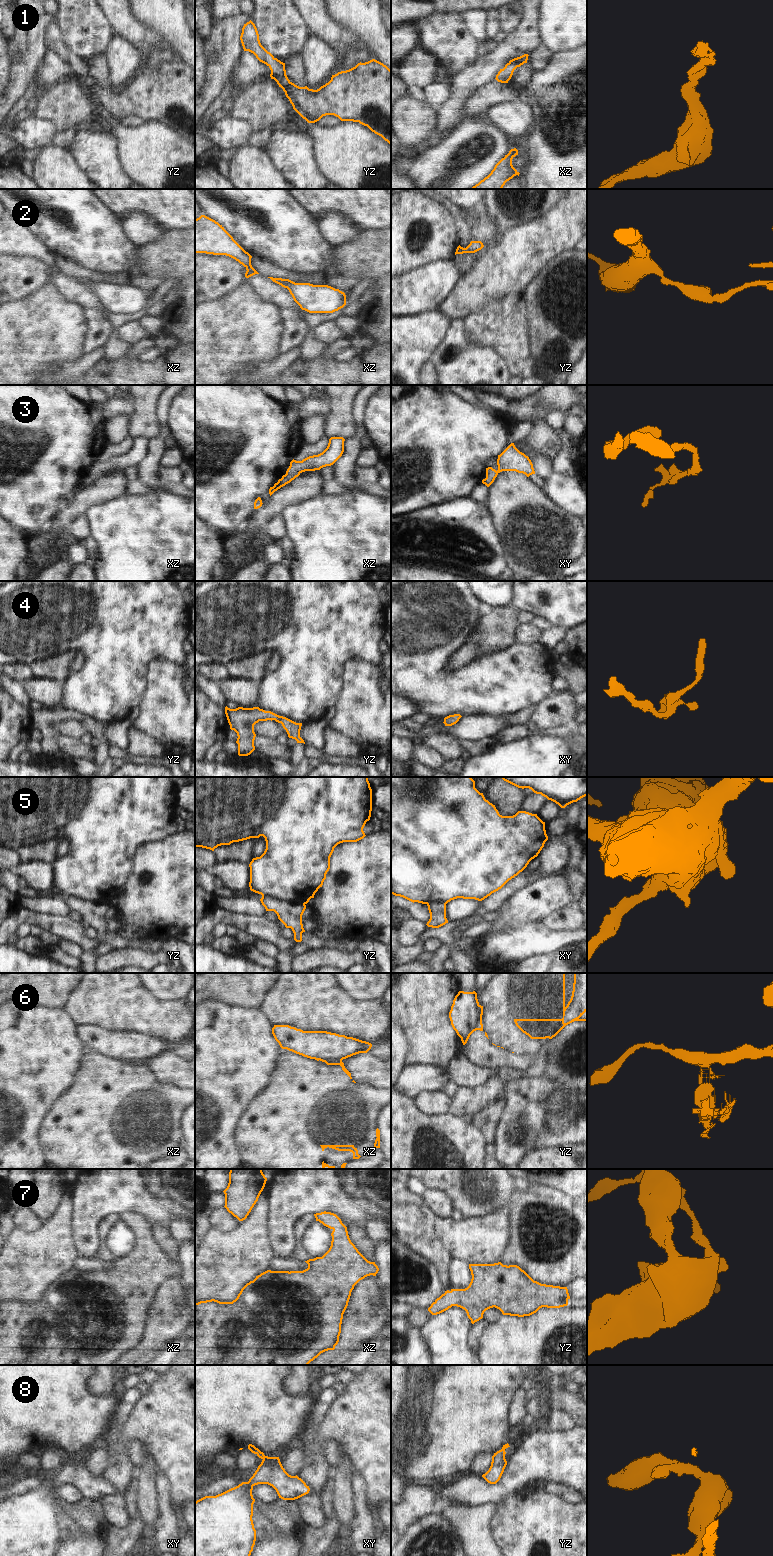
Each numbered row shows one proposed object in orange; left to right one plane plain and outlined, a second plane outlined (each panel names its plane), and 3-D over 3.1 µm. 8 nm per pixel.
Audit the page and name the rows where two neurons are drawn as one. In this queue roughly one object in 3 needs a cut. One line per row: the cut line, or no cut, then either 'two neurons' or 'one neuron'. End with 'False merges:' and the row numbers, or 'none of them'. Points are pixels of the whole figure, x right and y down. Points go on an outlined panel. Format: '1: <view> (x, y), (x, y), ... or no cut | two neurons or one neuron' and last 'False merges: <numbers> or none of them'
1: no cut | one neuron
2: no cut | one neuron
3: no cut | one neuron
4: no cut | one neuron
5: yz (262, 895), (286, 901), (300, 901), (304, 904) | two neurons
6: yz (480, 1005), (480, 1017), (476, 1029) | two neurons
7: no cut | one neuron
8: no cut | one neuron
False merges: 5, 6

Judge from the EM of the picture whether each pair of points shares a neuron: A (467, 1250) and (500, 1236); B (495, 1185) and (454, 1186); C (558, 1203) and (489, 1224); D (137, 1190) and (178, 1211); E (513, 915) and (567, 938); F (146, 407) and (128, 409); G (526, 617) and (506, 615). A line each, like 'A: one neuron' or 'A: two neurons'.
A: one neuron
B: one neuron
C: two neurons
D: one neuron
E: two neurons
F: two neurons
G: two neurons

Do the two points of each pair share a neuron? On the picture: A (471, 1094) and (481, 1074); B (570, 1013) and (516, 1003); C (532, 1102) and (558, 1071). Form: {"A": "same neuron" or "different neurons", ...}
{"A": "different neurons", "B": "same neuron", "C": "different neurons"}

